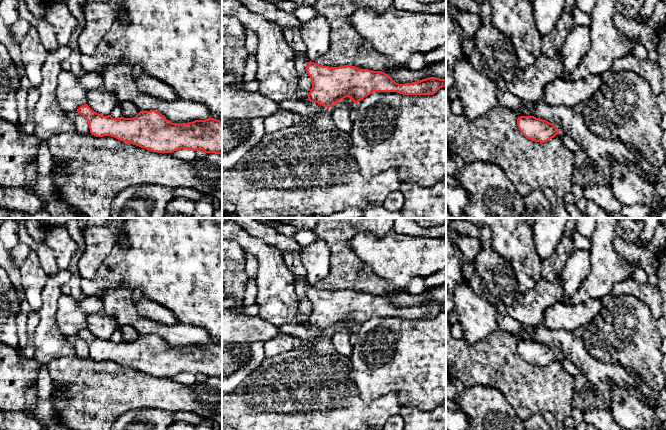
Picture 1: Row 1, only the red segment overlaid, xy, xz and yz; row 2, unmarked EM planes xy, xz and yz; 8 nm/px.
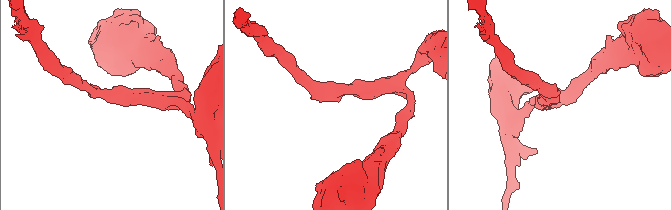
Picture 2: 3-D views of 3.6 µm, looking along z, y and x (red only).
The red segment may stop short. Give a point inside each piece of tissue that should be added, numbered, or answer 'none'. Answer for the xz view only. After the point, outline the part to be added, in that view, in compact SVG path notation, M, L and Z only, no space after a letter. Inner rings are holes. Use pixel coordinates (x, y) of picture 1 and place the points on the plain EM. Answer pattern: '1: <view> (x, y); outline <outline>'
none

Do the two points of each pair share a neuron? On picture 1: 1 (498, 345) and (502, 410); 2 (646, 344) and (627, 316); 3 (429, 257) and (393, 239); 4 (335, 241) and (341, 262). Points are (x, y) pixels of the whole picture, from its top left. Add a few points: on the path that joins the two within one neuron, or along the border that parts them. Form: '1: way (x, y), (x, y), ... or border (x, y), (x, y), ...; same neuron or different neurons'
1: border (479, 384), (495, 387), (515, 412); different neurons
2: way (639, 337), (630, 328), (630, 323); same neuron
3: way (420, 256), (410, 256), (402, 248); same neuron
4: way (339, 246), (341, 257); same neuron

